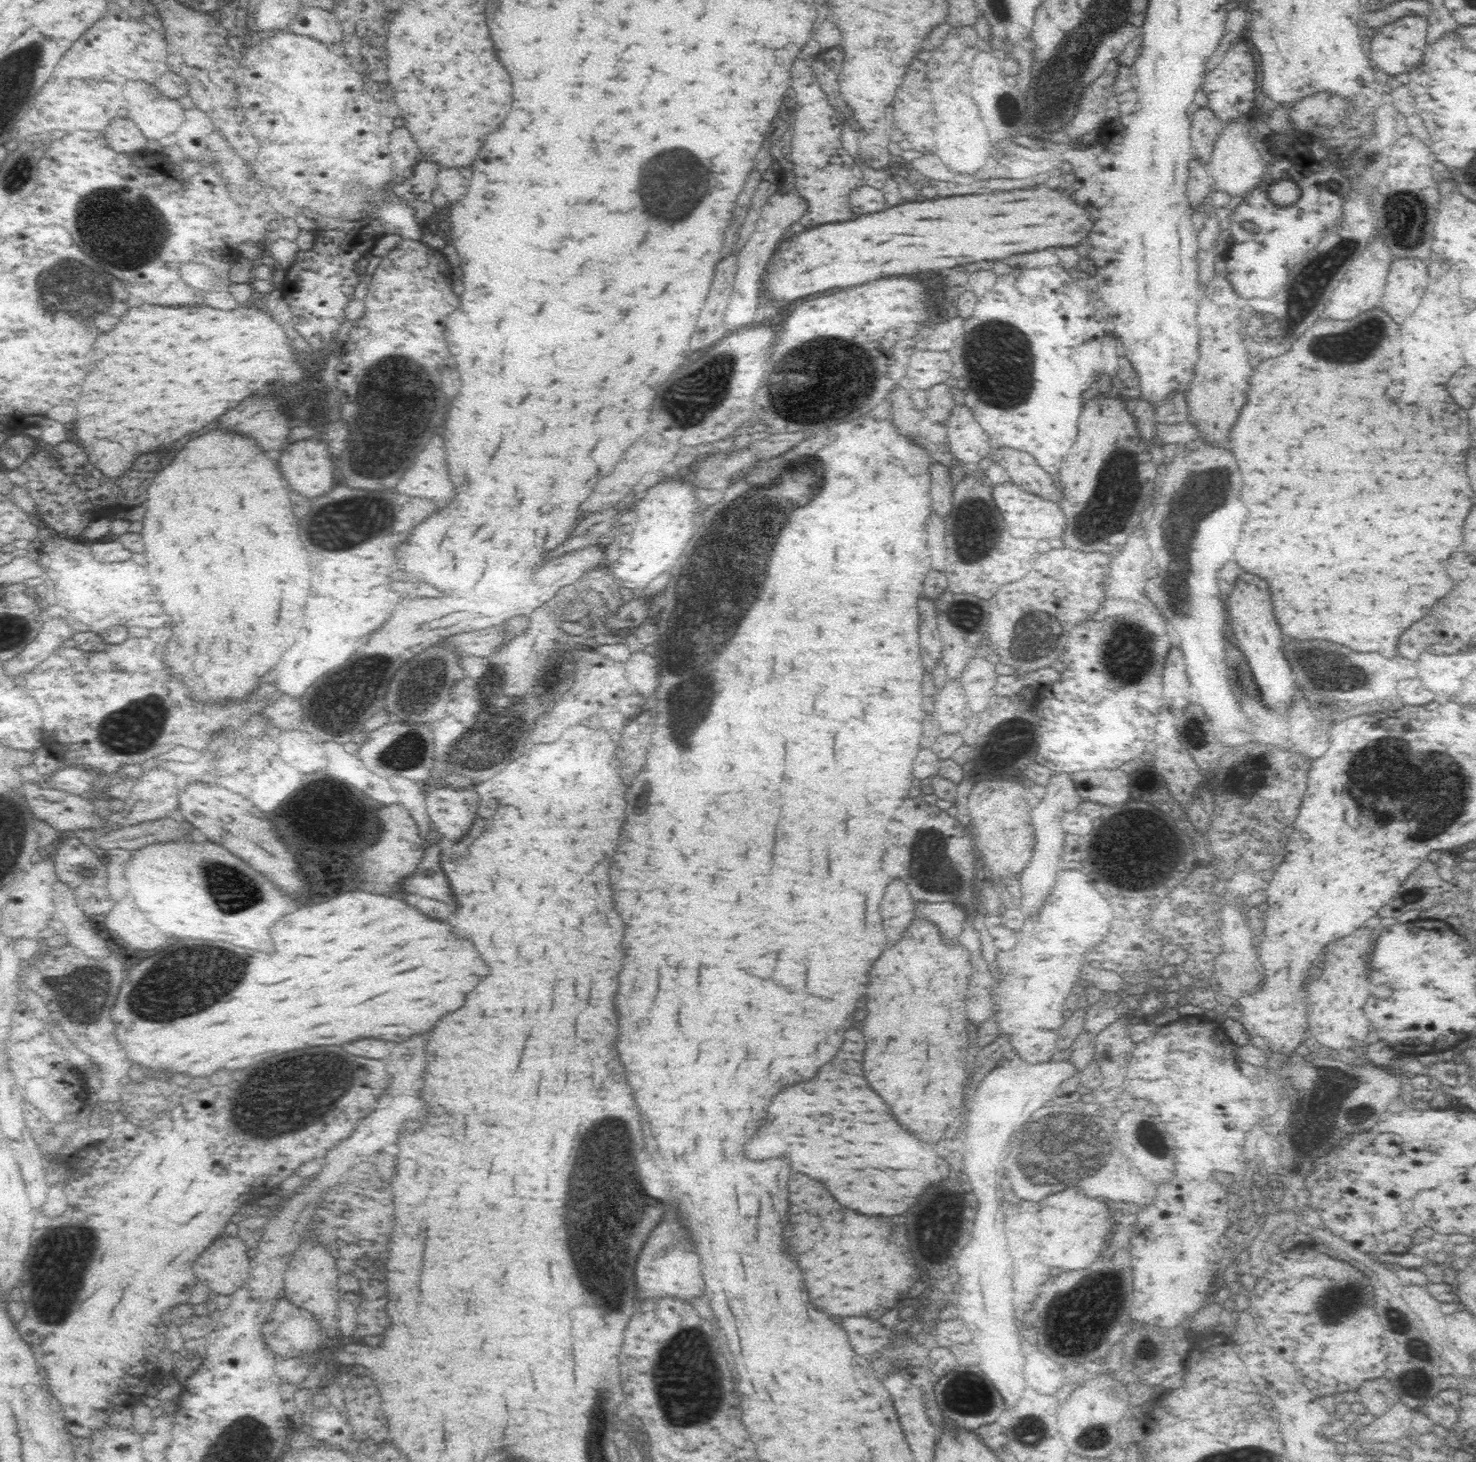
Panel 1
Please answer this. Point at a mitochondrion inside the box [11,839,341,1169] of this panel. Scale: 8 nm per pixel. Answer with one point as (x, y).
(197, 977)

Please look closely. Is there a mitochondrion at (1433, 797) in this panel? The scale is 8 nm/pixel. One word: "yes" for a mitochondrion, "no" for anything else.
yes

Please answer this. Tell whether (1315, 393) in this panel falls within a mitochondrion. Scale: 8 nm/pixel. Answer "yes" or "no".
no

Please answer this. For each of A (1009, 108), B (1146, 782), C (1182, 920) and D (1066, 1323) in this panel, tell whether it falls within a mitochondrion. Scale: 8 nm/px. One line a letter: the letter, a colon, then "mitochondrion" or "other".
A: mitochondrion
B: other
C: other
D: mitochondrion

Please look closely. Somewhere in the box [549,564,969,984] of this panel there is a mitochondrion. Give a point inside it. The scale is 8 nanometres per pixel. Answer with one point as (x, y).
(693, 739)

